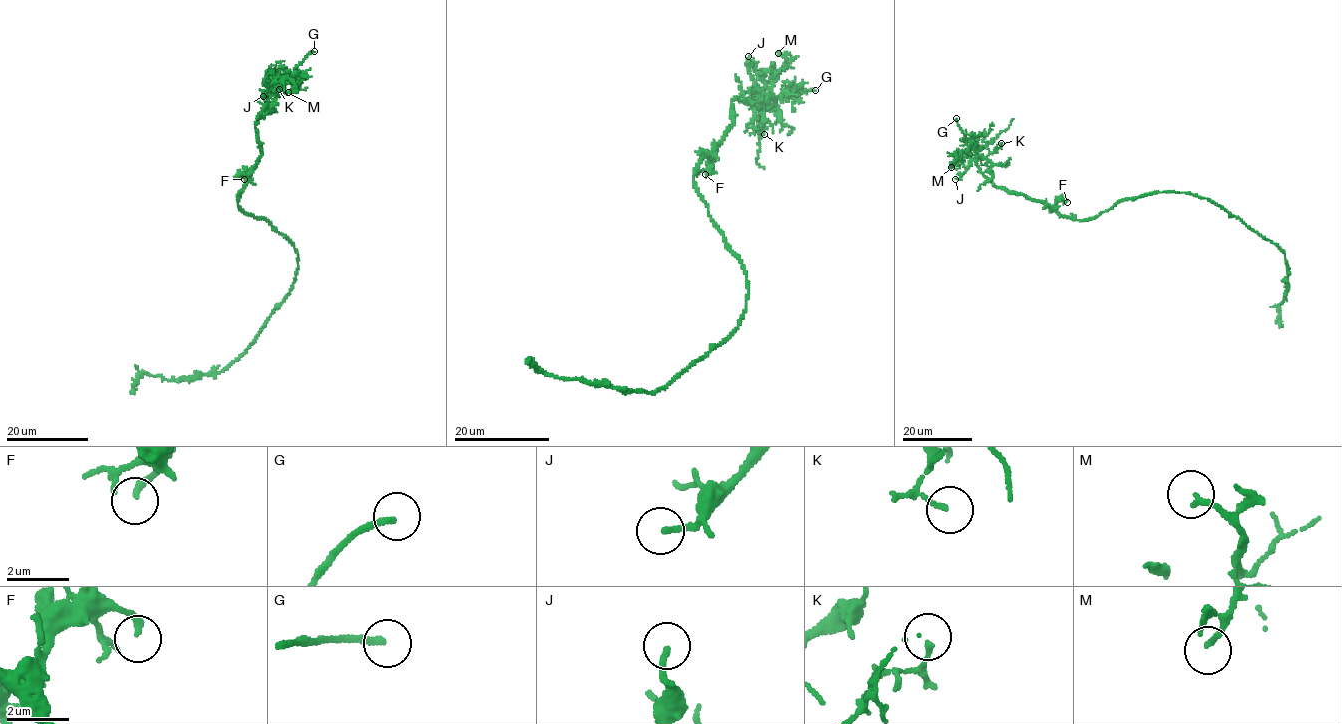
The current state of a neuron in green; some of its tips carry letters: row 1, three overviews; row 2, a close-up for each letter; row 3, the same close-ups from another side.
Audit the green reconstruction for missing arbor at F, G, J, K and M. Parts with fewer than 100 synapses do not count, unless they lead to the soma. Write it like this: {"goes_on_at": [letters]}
{"goes_on_at": ["G"]}

